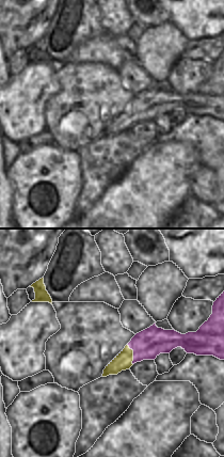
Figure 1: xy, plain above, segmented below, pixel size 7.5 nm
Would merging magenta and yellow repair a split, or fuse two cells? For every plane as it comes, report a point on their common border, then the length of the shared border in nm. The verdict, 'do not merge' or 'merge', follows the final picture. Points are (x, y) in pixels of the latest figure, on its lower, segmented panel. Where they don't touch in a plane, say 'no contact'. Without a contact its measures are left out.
meets magenta at (133, 355); contact 170 nm long

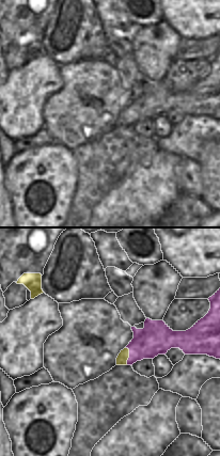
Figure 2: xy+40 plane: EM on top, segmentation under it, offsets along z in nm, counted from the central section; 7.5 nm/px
meets magenta at (129, 356); contact 140 nm long

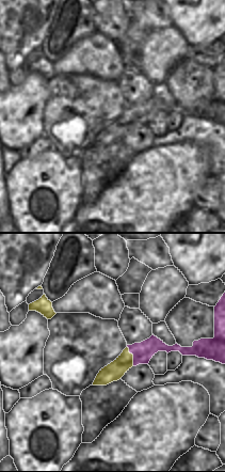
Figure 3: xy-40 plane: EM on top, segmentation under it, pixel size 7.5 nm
meets magenta at (133, 356); contact 160 nm long

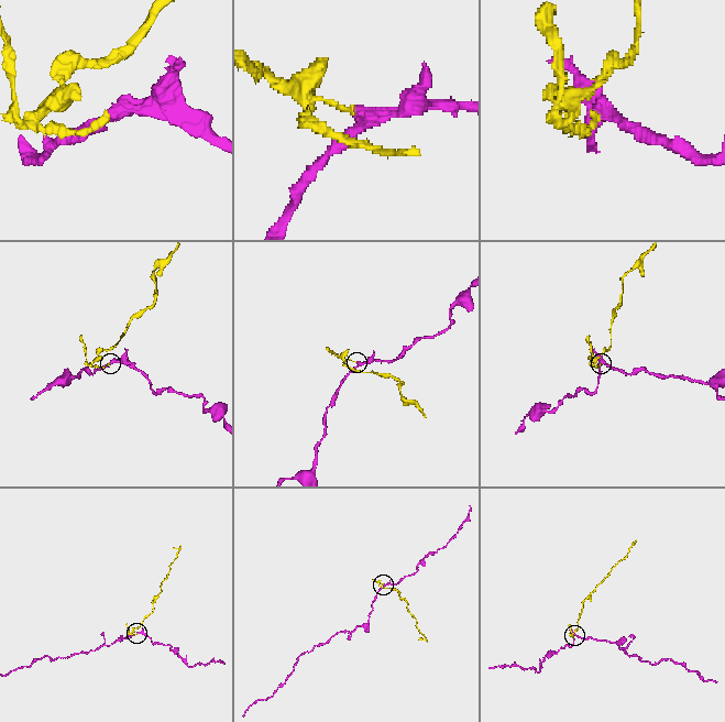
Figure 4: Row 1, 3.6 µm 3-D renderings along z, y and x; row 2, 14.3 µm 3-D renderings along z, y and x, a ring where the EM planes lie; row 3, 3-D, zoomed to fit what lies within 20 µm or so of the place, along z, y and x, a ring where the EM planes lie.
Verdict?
do not merge

